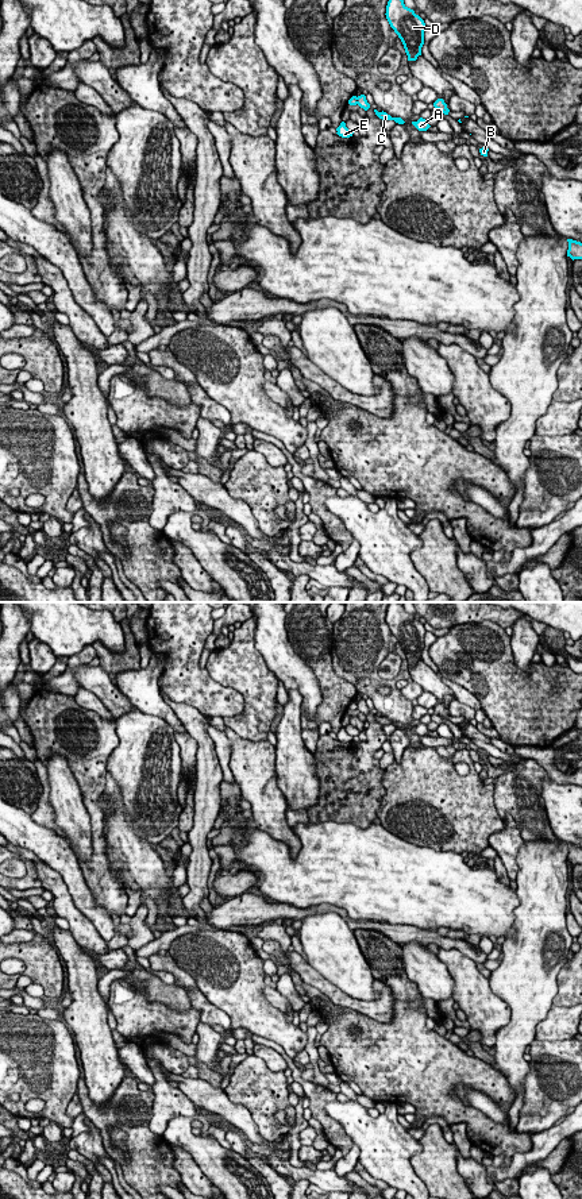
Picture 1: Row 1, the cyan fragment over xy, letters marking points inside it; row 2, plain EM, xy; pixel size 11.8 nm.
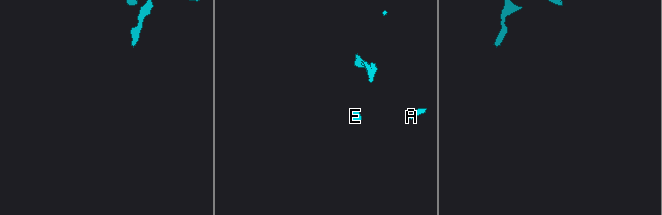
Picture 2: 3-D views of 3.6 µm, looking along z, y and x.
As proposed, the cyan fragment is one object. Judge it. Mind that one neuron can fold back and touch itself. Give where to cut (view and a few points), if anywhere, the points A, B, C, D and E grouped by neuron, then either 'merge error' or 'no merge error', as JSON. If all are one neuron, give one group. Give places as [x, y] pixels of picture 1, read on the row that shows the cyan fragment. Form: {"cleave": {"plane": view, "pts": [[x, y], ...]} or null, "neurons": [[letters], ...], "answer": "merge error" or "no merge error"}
{"cleave": {"plane": "xy", "pts": [[355, 97], [358, 103]]}, "neurons": [["A", "B", "C", "D"], ["E"]], "answer": "merge error"}

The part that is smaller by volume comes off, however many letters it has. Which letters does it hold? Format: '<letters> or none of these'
E

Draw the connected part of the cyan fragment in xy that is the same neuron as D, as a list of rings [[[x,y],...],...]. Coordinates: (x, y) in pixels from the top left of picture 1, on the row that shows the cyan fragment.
[[[389,0],[385,15],[390,27],[401,39],[408,61],[416,61],[421,55],[424,45],[424,20],[408,8],[404,0]]]

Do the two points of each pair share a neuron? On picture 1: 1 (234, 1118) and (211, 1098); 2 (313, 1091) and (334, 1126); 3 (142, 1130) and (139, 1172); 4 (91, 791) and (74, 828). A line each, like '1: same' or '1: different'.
1: same
2: same
3: same
4: different

